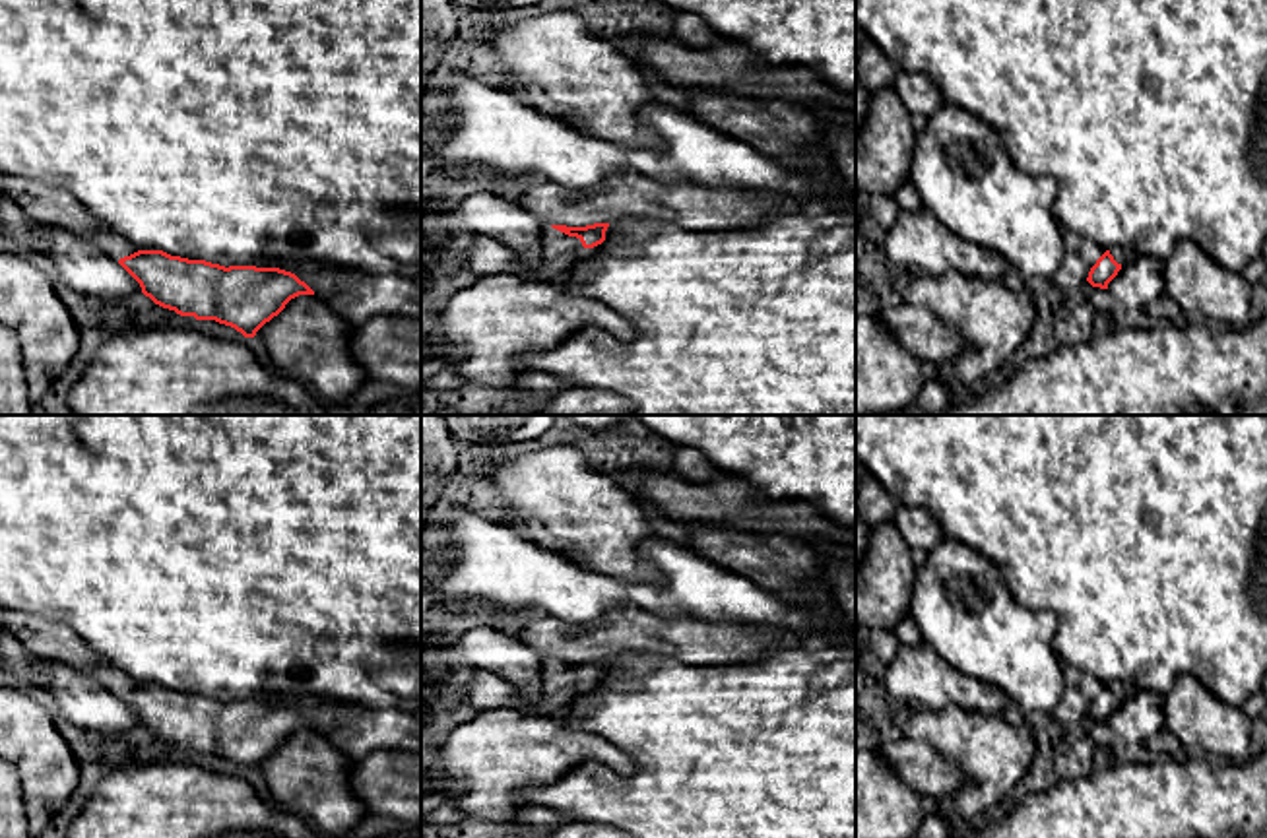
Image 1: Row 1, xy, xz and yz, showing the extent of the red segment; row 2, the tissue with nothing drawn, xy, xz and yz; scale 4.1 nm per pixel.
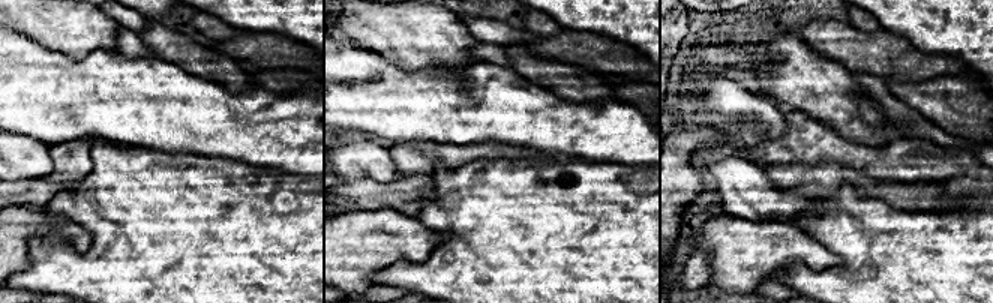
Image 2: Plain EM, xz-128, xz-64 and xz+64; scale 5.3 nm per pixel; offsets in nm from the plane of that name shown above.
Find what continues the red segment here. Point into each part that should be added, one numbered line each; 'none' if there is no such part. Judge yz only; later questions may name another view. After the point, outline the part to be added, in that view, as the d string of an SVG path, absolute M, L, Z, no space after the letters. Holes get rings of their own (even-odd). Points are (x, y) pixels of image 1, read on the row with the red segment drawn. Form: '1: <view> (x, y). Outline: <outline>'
1: yz (1122, 255). Outline: M1112 246L1110 254L1114 256L1114 260L1121 266L1133 262L1139 258L1137 250L1127 248L1127 246Z

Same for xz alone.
1: xz (559, 251). Outline: M551 225L541 233L543 262L532 275L536 281L549 281L553 275L569 270L584 252L580 239L569 237Z

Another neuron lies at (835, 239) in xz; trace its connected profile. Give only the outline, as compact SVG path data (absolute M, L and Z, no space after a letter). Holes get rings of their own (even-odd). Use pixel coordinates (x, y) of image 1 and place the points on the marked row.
M821 210L761 225L712 231L685 229L648 217L617 217L609 221L601 244L584 248L567 272L561 289L605 303L634 328L634 338L617 339L601 328L586 326L555 349L520 355L520 363L530 371L565 378L576 388L613 392L631 403L629 415L856 415L856 211Z

